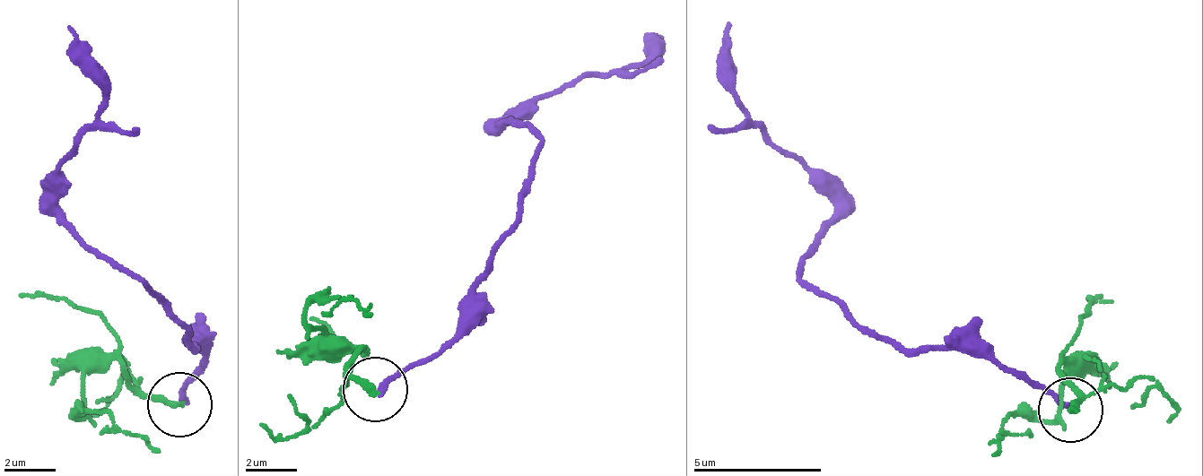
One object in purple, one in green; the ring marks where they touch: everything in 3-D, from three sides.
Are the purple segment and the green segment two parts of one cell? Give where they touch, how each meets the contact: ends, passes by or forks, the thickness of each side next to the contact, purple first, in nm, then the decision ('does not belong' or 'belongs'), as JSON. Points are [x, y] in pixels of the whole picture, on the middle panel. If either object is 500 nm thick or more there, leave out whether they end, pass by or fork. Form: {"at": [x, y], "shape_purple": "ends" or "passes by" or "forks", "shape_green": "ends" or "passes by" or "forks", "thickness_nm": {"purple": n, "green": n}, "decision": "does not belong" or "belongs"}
{"at": [375, 389], "shape_purple": "ends", "shape_green": "ends", "thickness_nm": {"purple": 240, "green": 240}, "decision": "does not belong"}

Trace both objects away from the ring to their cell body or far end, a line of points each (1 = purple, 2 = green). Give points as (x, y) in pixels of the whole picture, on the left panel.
1: (180, 402), (203, 353), (185, 349), (187, 330), (59, 214), (56, 182), (100, 94), (100, 68), (68, 23)
2: (180, 402), (150, 396), (116, 358), (83, 377), (83, 410), (74, 416), (104, 411), (161, 450)

